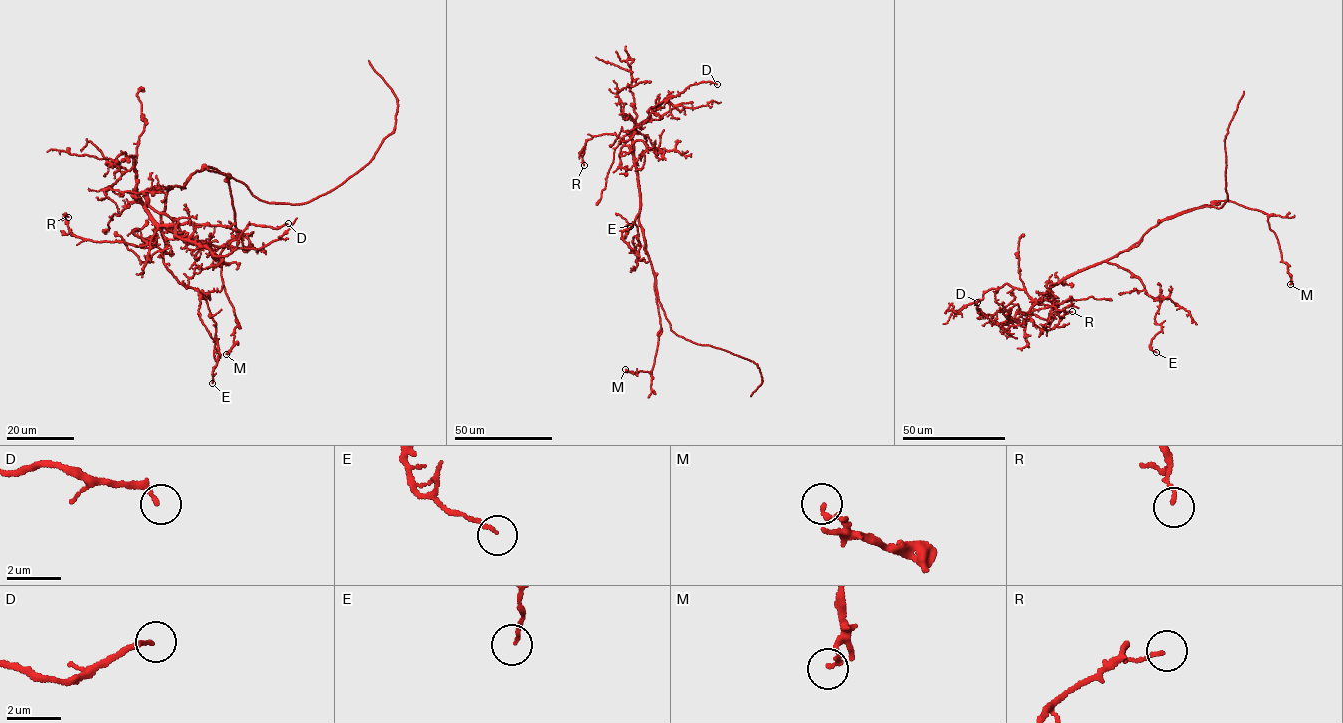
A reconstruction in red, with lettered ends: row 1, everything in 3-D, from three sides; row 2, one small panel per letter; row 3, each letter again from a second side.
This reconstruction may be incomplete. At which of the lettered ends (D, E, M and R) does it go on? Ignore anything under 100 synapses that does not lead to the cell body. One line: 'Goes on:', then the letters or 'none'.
Goes on: none

